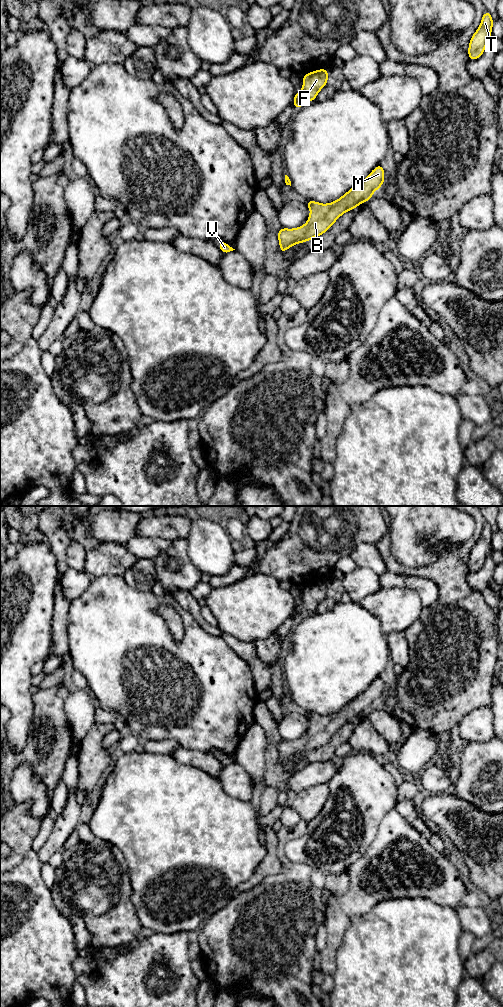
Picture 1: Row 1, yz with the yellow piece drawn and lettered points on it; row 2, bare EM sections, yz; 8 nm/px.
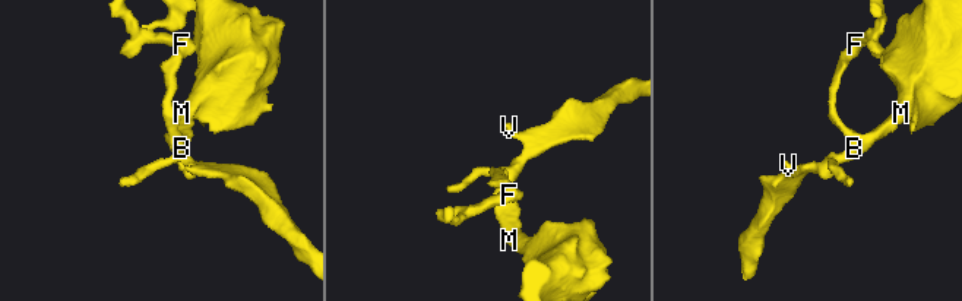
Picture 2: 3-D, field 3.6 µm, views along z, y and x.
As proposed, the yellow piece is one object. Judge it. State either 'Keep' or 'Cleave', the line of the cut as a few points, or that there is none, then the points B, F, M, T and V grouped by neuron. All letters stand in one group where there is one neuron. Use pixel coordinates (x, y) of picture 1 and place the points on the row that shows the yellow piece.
Keep. No split. Groups: B F M T V

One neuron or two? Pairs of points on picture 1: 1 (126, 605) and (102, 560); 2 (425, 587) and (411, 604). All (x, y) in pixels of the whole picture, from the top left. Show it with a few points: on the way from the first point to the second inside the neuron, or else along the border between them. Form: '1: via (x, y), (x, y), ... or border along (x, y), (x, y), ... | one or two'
1: border along (122, 576), (101, 575), (92, 577) | two
2: border along (396, 587), (413, 590), (423, 606) | two

